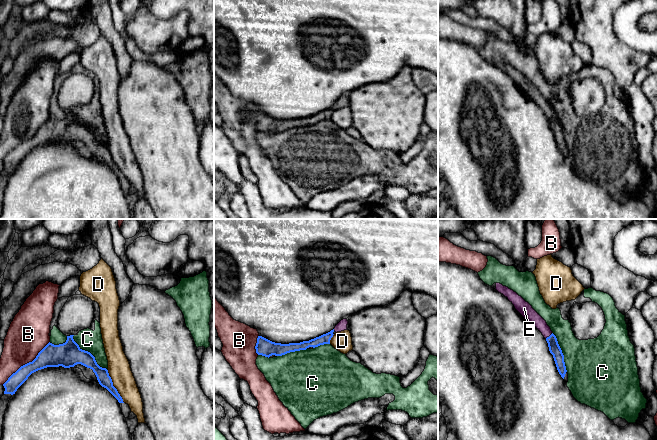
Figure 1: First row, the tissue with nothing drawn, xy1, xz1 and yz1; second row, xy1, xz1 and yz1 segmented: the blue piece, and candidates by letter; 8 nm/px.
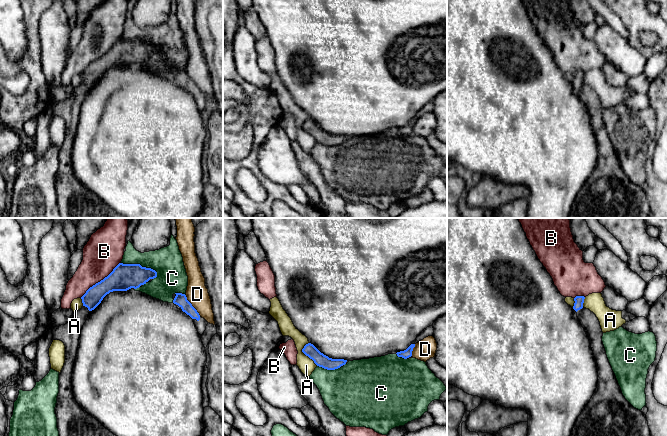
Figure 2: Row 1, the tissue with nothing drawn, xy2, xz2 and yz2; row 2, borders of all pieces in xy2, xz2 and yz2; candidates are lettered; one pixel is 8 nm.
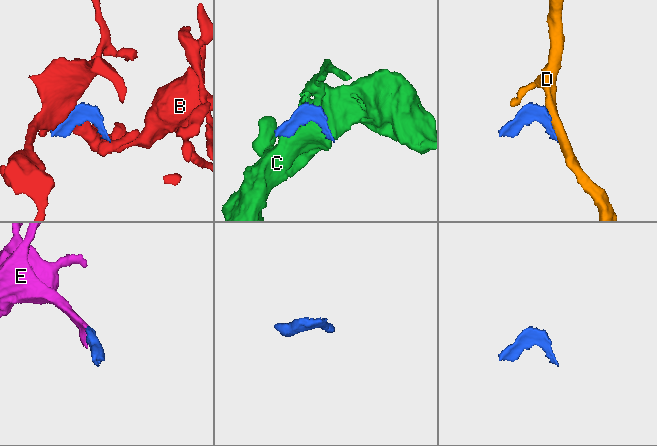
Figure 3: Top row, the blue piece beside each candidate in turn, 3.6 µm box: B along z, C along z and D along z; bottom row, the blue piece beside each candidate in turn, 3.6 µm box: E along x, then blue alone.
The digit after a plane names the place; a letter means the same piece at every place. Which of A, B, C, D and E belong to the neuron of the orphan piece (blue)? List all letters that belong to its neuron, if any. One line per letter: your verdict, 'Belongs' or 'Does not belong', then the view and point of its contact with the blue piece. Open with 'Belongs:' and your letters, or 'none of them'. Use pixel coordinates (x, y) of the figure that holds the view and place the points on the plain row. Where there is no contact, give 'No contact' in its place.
Belongs: E
A: Does not belong. Touches blue at xz2 (305, 130)
B: Does not belong. Touches blue at xy1 (27, 139)
C: Does not belong. Touches blue at xy1 (89, 128)
D: Does not belong. Touches blue at xy1 (113, 162)
E: Belongs. Touches blue at yz1 (549, 112)

